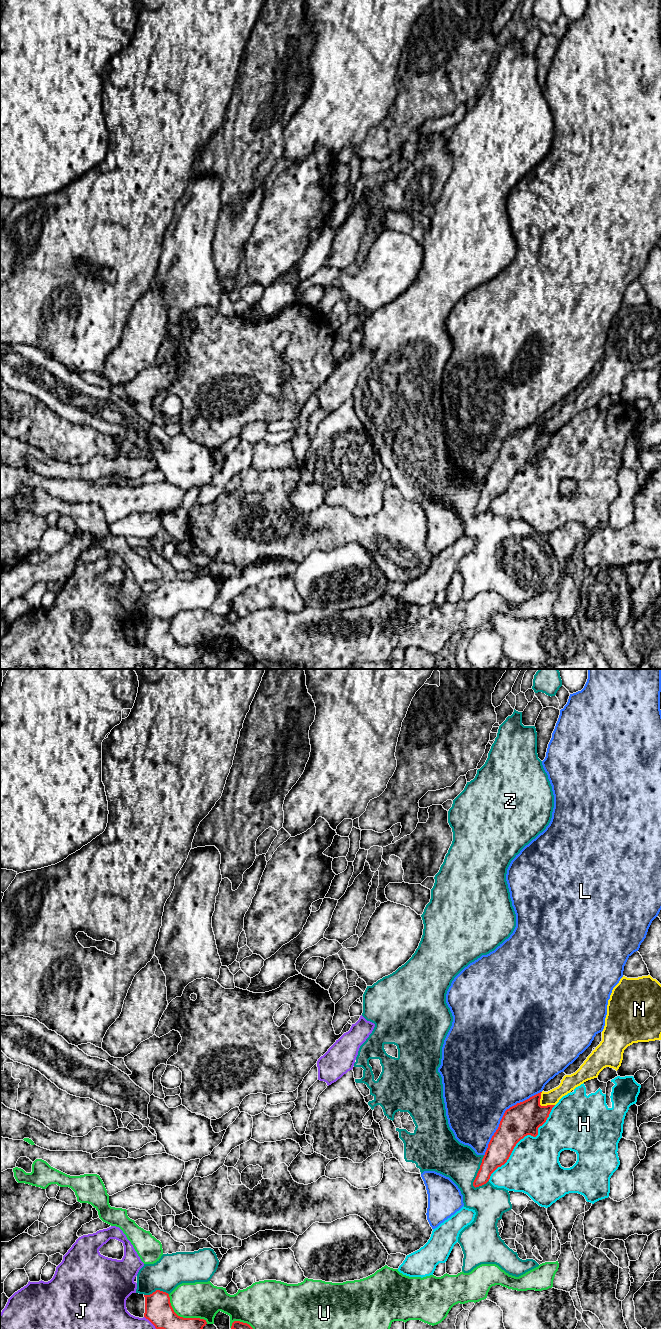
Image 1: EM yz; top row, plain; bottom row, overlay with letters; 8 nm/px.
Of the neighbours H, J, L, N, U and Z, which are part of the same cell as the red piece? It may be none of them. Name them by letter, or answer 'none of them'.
none of them

